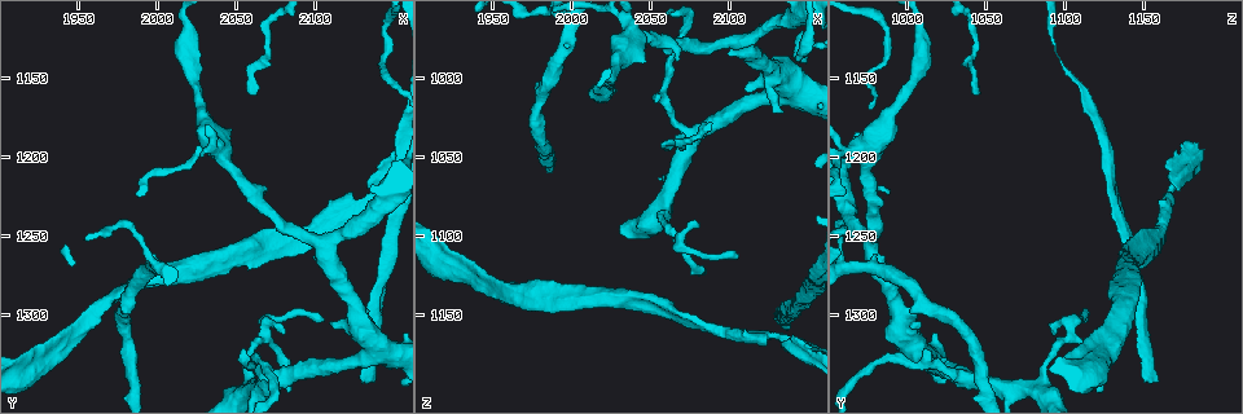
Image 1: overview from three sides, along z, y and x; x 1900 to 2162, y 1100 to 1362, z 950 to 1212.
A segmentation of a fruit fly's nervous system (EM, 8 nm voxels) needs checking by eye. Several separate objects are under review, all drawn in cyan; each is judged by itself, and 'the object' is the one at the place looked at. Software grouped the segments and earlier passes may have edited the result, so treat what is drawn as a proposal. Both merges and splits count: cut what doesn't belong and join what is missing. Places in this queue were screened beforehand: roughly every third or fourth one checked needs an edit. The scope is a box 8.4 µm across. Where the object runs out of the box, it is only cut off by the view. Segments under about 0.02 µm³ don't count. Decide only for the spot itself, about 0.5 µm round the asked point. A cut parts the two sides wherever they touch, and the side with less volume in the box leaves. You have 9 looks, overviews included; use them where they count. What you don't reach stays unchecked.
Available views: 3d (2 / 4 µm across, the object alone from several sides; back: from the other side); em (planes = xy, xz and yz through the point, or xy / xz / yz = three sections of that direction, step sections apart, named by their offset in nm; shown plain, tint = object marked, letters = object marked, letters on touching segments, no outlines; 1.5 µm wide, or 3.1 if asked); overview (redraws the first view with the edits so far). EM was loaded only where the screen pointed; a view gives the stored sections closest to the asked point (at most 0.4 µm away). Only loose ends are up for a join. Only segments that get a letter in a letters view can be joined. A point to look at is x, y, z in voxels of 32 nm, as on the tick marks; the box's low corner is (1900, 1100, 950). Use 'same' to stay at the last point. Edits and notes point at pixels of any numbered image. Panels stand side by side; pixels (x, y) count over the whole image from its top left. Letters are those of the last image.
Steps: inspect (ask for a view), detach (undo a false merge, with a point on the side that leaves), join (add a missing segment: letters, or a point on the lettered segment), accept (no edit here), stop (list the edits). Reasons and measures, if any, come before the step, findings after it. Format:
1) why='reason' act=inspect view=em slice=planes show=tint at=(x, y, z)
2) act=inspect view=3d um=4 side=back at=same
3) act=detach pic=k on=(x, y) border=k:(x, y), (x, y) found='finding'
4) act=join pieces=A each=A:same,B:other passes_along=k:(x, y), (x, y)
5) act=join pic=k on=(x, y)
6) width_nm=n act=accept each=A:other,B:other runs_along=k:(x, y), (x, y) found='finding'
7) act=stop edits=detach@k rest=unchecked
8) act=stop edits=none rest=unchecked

why='tapers out' act=inspect view=em slice=xy step=8 show=tint at=(2102, 1304, 1114)

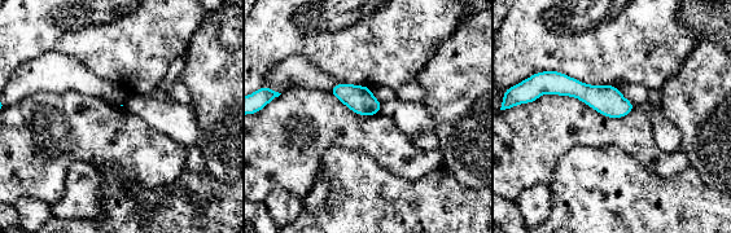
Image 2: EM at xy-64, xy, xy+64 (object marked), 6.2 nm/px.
why='another direction' act=inspect view=em slice=planes show=letters at=same

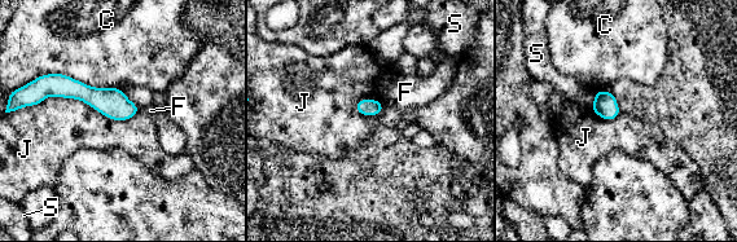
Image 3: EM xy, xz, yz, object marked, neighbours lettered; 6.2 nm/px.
longest_contact=J:650nm act=accept each=C:other,F:other,J:other,S:other runs_along=3:(51, 88), (78, 89), (134, 110) found='no lettered segment goes on from it'

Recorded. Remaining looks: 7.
act=inspect view=3d um=2 at=(2136, 1342, 1160)

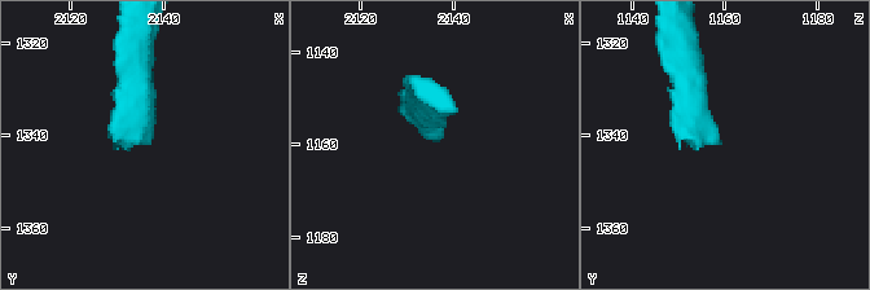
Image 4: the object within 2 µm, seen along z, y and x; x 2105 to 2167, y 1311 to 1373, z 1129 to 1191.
act=inspect view=em slice=planes show=letters at=(2136, 1343, 1160)

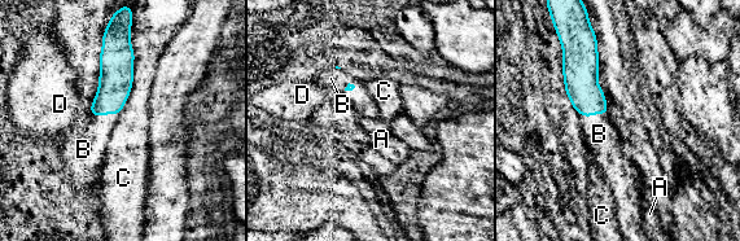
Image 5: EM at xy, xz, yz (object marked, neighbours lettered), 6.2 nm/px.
act=join pieces=B each=A:other,B:same,C:other,D:other found='it goes on there'

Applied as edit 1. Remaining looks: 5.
why='thick turns thin' act=inspect view=em slice=planes show=letters at=(2130, 1232, 1166)

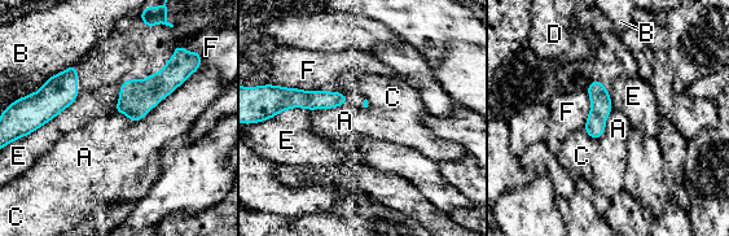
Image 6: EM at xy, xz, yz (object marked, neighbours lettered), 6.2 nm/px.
act=accept each=A:other,B:other,C:other,D:other,E:other,F:other runs_along=6:(596, 83), (597, 118), (594, 135) found='all the same neuron'

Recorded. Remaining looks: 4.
why='an open end' act=inspect view=em slice=planes show=tint at=(2132, 1298, 1022)

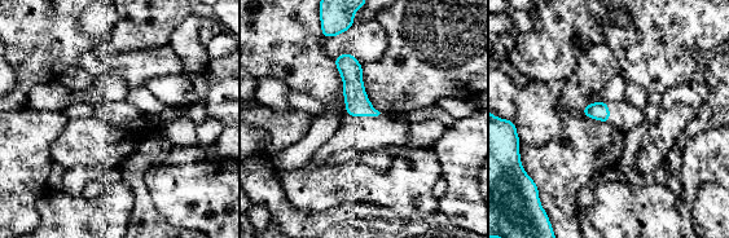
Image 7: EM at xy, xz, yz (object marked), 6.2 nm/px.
act=inspect view=em slice=planes show=letters at=same

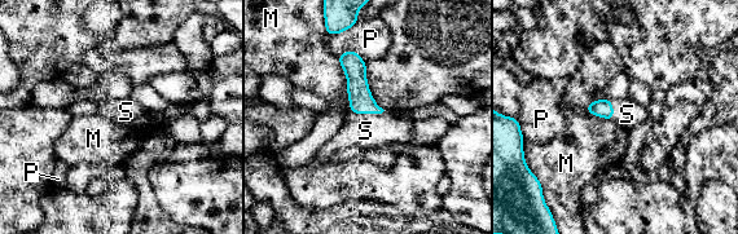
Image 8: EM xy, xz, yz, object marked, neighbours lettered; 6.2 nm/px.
act=join pieces=S each=M:other,P:other,S:same found='the neuron continues'

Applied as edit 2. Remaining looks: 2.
act=stop edits=join@5,join@8 rest=unchecked

